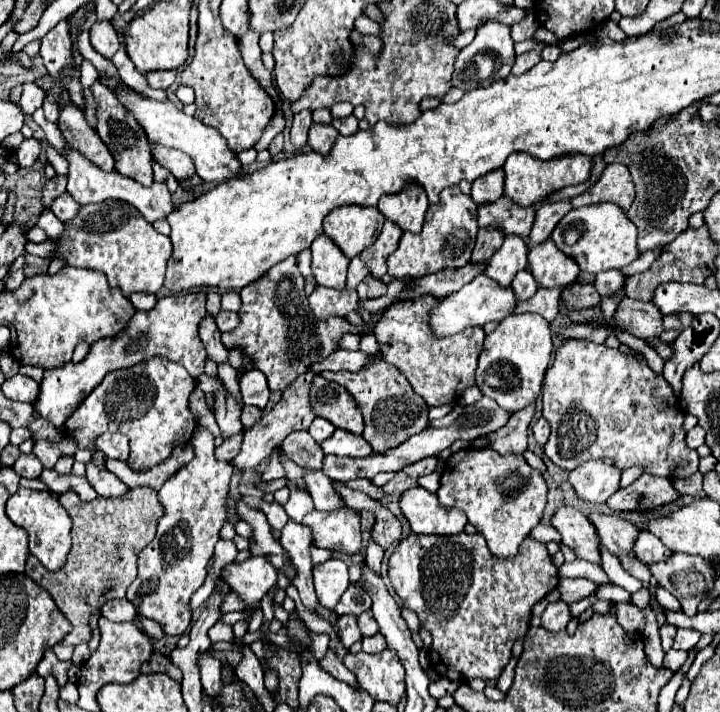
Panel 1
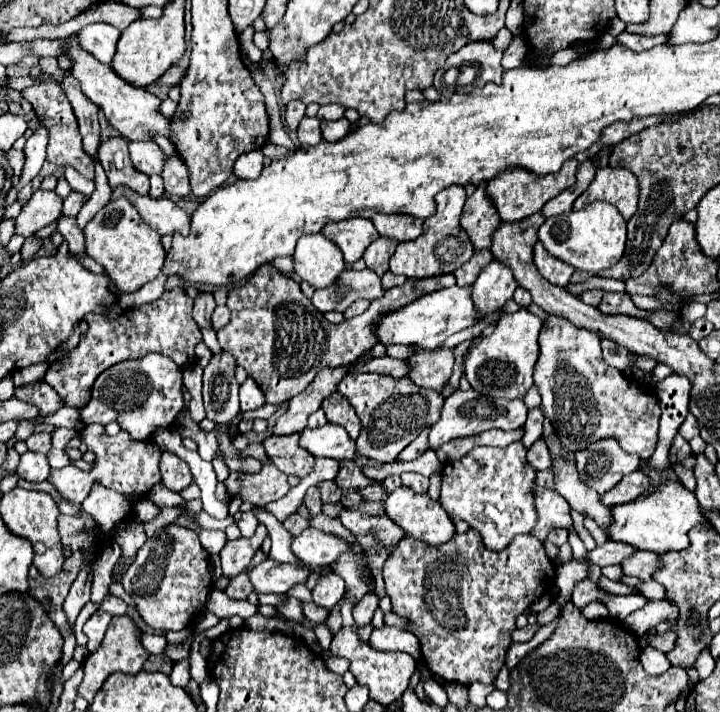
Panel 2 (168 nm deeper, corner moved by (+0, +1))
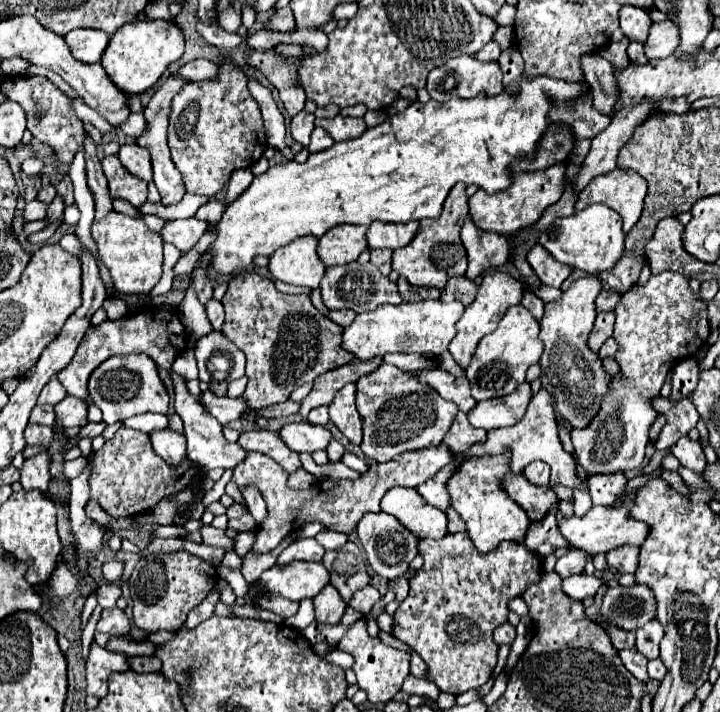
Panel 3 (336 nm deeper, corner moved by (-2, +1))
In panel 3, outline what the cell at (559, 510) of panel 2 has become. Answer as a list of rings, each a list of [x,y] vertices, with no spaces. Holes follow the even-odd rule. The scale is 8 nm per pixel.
[[[504,474],[504,478],[500,480],[500,486],[504,486],[504,492],[518,502],[518,506],[522,506],[528,514],[530,520],[540,520],[550,506],[554,506],[558,502],[556,494],[546,486],[532,486],[522,474],[514,476],[514,474]]]

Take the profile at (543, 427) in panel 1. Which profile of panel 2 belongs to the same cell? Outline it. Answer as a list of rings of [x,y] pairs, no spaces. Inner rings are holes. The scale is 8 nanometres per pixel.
[[[540,438],[532,444],[532,448],[528,450],[528,462],[536,468],[536,470],[544,470],[544,468],[550,468],[552,462],[550,462],[550,454],[548,454],[548,448],[546,448],[546,442]]]

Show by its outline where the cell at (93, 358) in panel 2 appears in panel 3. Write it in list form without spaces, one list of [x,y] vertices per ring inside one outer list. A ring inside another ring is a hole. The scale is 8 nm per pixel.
[[[148,310],[148,312],[134,312],[130,316],[124,316],[120,320],[106,320],[102,322],[100,326],[96,328],[88,328],[88,334],[84,336],[84,342],[78,346],[76,350],[76,356],[72,358],[72,362],[60,372],[60,382],[64,384],[66,392],[70,396],[76,396],[76,398],[84,398],[90,406],[90,412],[88,412],[88,420],[90,422],[102,422],[102,414],[100,410],[96,410],[96,406],[90,402],[88,398],[88,390],[86,390],[86,384],[88,384],[88,376],[92,374],[92,370],[104,362],[106,358],[110,356],[116,356],[116,354],[146,354],[150,356],[156,364],[160,364],[164,370],[168,366],[172,366],[174,358],[184,350],[184,344],[186,344],[186,330],[182,326],[182,322],[178,320],[176,312],[164,312],[162,310]]]

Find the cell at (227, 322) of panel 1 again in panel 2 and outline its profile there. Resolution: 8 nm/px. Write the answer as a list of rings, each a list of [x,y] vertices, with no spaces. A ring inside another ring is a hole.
[[[216,306],[214,314],[212,314],[212,326],[214,326],[214,330],[224,328],[228,322],[230,322],[230,310],[226,306]]]

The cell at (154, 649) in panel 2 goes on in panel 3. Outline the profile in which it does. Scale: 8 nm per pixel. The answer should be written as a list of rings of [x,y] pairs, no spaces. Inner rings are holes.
[[[110,608],[110,610],[102,612],[102,618],[100,618],[96,630],[110,634],[110,636],[124,636],[130,630],[130,622],[120,608]]]

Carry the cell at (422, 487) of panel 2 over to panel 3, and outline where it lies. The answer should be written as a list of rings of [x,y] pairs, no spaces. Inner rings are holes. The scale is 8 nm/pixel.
[[[448,464],[436,476],[432,476],[428,482],[424,482],[416,488],[428,504],[432,504],[434,508],[438,508],[442,512],[446,512],[446,508],[450,508],[450,496],[446,490],[446,482],[454,474],[454,470],[456,470],[456,466]]]

